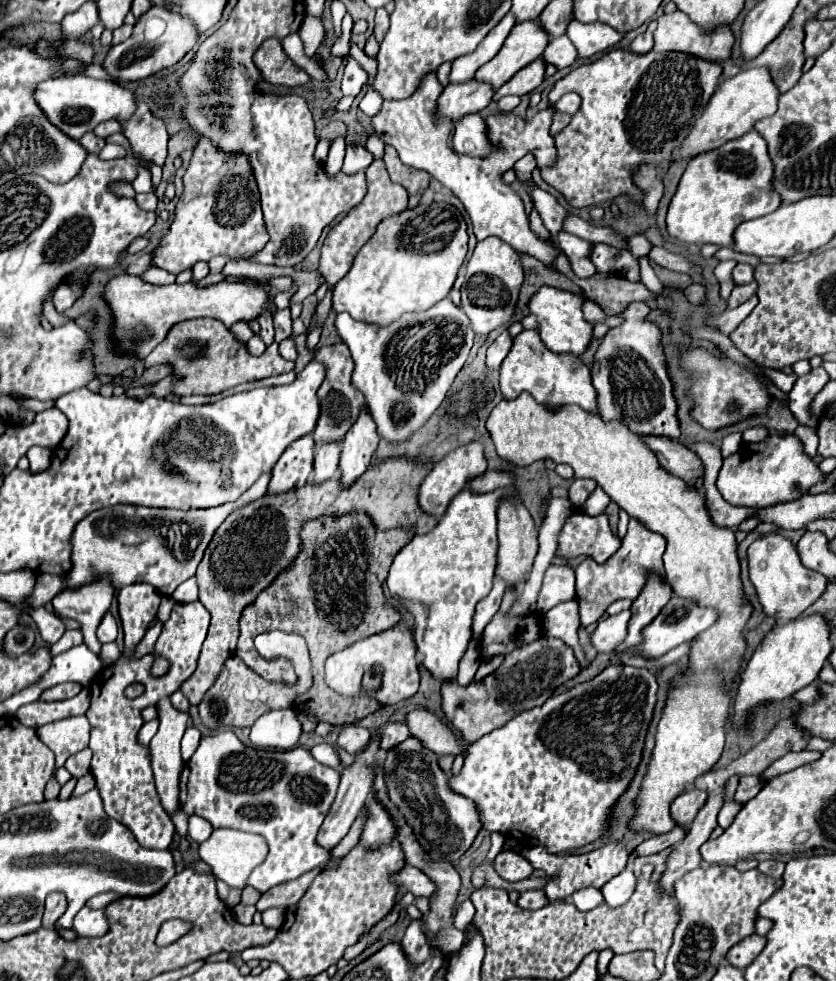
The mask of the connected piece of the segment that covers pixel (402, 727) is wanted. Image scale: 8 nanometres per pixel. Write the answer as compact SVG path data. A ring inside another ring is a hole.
M398 721L398 723L388 723L382 731L382 741L380 741L380 747L386 751L386 749L392 749L396 747L398 743L402 743L410 733L408 733L408 725Z

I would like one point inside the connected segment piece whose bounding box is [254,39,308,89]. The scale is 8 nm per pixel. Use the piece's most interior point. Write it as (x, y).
(276, 68)

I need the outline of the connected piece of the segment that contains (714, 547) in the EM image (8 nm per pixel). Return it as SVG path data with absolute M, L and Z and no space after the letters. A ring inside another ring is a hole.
M522 393L512 401L502 399L492 409L486 429L492 435L496 453L506 461L524 467L550 457L556 463L568 463L574 469L574 477L594 479L630 517L640 519L648 529L666 537L664 573L674 595L718 611L716 623L690 645L686 659L692 673L678 675L672 681L656 727L652 759L642 779L640 793L632 803L634 815L628 821L630 831L648 831L652 835L668 833L676 825L670 815L672 799L708 773L722 755L726 741L724 727L732 703L730 691L748 649L744 631L754 607L744 595L734 531L716 527L706 513L704 491L690 491L682 479L666 473L640 437L622 423L606 423L600 415L580 407L548 411L538 405L532 395Z

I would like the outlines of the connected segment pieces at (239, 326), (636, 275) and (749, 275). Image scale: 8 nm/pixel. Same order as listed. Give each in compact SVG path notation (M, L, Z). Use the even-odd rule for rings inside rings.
M236 323L230 327L230 331L232 331L232 335L236 335L236 339L240 339L240 343L246 343L250 337L254 337L250 323Z
M598 243L594 247L594 265L598 267L600 273L618 273L627 268L628 280L634 283L641 281L639 263L628 249Z
M738 263L736 269L734 269L734 273L732 273L732 277L734 277L734 281L738 281L738 283L750 283L750 281L754 281L754 269L752 269L750 265Z

